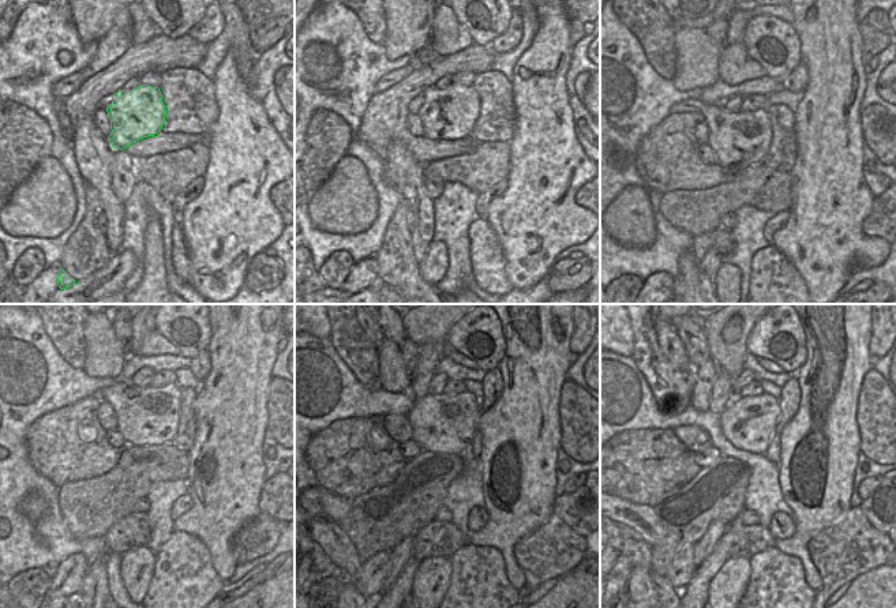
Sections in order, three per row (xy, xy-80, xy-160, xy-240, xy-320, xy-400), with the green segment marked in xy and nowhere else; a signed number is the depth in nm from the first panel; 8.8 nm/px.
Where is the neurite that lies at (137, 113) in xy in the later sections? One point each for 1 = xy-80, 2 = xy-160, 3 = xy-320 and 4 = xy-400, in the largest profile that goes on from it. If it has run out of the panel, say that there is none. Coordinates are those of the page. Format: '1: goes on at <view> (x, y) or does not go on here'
1: goes on at xy-80 (448, 113)
2: goes on at xy-160 (761, 115)
3: goes on at xy-320 (445, 424)
4: goes on at xy-400 (749, 423)

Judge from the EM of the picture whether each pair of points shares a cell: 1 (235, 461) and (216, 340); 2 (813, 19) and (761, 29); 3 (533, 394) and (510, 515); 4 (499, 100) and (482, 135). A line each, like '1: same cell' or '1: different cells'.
1: same cell
2: same cell
3: same cell
4: same cell

